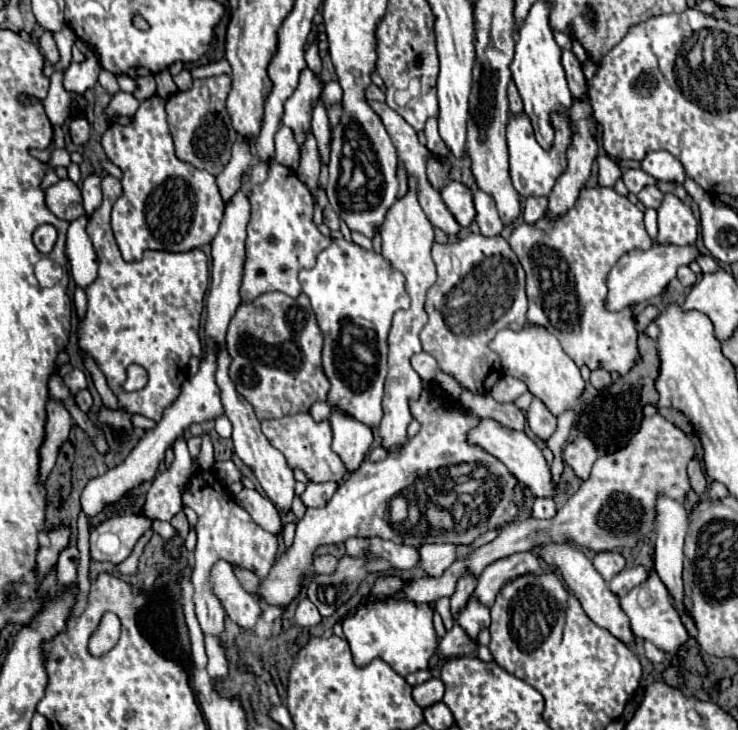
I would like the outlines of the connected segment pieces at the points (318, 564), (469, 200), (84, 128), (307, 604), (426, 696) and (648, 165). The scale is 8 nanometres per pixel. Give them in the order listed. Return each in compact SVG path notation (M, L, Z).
M333 555L315 557L315 559L313 559L313 567L315 567L315 573L319 573L319 575L329 575L329 573L335 573L335 569L337 569L337 559L335 559Z
M459 181L445 183L441 189L441 199L445 201L445 207L453 213L455 221L461 227L469 227L475 219L475 207L473 207L473 195L471 189L465 187Z
M83 115L73 117L69 129L71 129L71 139L73 139L75 145L83 145L89 139L89 135L91 135L91 125L89 125L89 121Z
M309 599L299 601L297 611L295 611L295 623L297 623L297 627L313 627L313 625L321 623L321 615Z
M429 679L429 681L413 687L413 699L419 707L425 709L425 707L439 703L443 697L443 691L445 691L445 687L443 687L441 679Z
M665 151L647 153L645 159L641 161L641 169L645 173L649 173L651 177L655 177L657 181L683 183L683 179L685 179L683 165L671 153L665 153Z

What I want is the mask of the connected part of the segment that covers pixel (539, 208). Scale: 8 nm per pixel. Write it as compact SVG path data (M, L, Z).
M529 197L525 201L525 209L523 209L525 223L537 223L543 217L545 209L547 209L547 199L545 197Z

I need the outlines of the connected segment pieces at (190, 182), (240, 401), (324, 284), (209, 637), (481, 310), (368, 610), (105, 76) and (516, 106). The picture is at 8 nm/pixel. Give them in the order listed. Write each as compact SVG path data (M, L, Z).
M153 95L141 101L129 125L107 127L101 145L107 159L123 171L123 191L111 211L111 229L125 261L139 261L149 249L183 253L213 241L223 213L215 177L177 159L167 127L165 99Z
M219 347L219 359L217 359L217 385L221 389L221 401L223 401L223 407L225 407L225 415L229 417L229 421L233 423L233 443L235 443L235 453L241 457L243 463L247 463L261 489L263 489L263 495L281 511L281 513L289 513L291 511L291 503L295 499L295 491L293 491L293 485L295 485L295 479L293 479L293 471L291 467L287 465L283 453L279 453L277 449L273 449L273 445L267 441L267 437L261 433L261 425L259 425L259 419L255 417L255 411L253 407L235 391L235 385L231 383L229 379L229 355L225 351L225 347Z
M335 239L327 249L317 255L317 263L309 271L299 273L303 293L309 297L317 325L325 335L323 343L323 371L329 379L327 401L333 411L349 415L367 427L377 427L383 417L381 397L383 383L387 377L387 335L391 329L391 319L395 311L409 309L409 295L403 287L405 277L397 271L381 253L373 249L363 249L361 245L345 239Z
M207 469L199 471L193 475L189 481L185 493L183 493L183 505L193 509L197 513L197 547L195 547L195 567L191 573L191 581L195 587L195 611L199 625L205 633L205 649L207 649L207 671L215 679L223 679L227 675L227 659L225 659L225 649L219 643L219 633L223 631L223 617L225 609L219 601L219 597L213 593L213 585L209 579L211 567L219 561L225 559L233 567L245 567L253 571L259 579L265 579L271 565L275 563L277 555L277 537L265 529L261 529L251 515L235 501L235 497L229 493L229 489L217 479L217 475Z
M469 233L465 239L459 239L455 243L445 243L445 245L435 243L433 261L437 267L437 281L427 291L425 311L429 315L429 321L421 331L423 349L437 359L441 371L453 375L459 383L465 385L465 389L477 395L485 395L493 389L493 385L503 375L501 359L497 357L497 353L489 349L489 341L495 337L499 329L505 327L519 329L527 321L525 319L527 313L525 271L517 261L517 255L501 235L485 237L481 233Z
M403 599L375 601L357 609L355 615L343 621L343 633L357 667L365 667L373 659L383 659L401 677L419 669L427 669L427 663L437 647L437 635L433 629L433 609L427 603L413 605Z
M101 69L98 76L98 82L101 83L101 87L103 87L109 95L115 95L115 93L119 91L116 76L105 69Z
M513 81L509 83L507 95L509 95L509 109L511 109L511 113L513 113L513 115L521 113L521 109L523 109L523 103L521 103L521 97L519 97L519 93L517 93L517 87L513 85Z

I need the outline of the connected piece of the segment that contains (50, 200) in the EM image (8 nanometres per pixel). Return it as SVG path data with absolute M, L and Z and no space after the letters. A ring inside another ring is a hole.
M59 179L45 191L45 201L49 211L65 221L75 221L83 215L83 199L77 183L71 179Z

